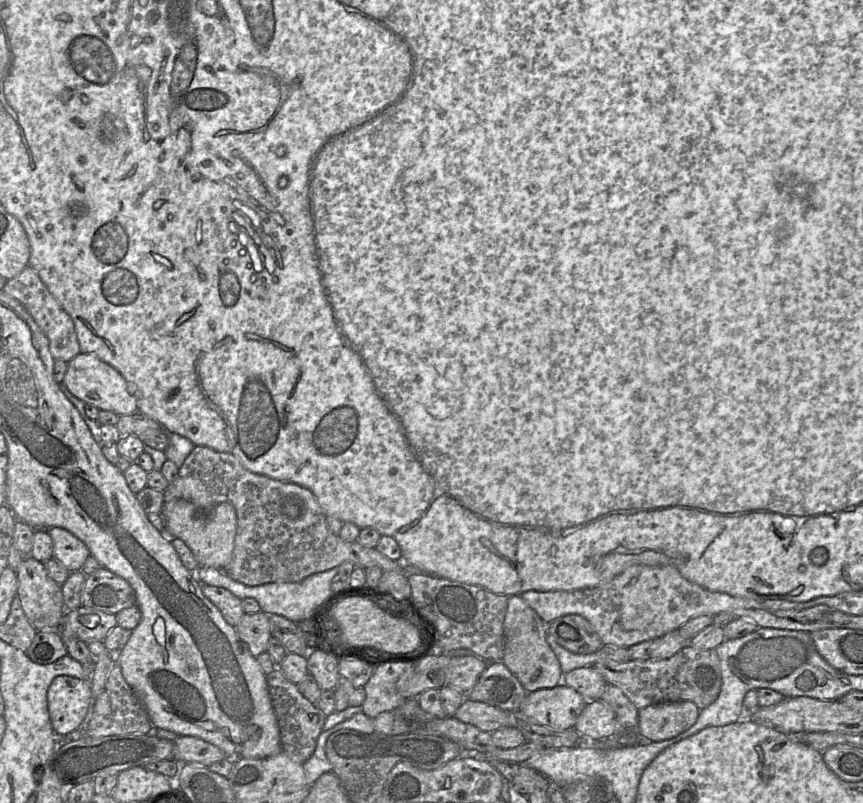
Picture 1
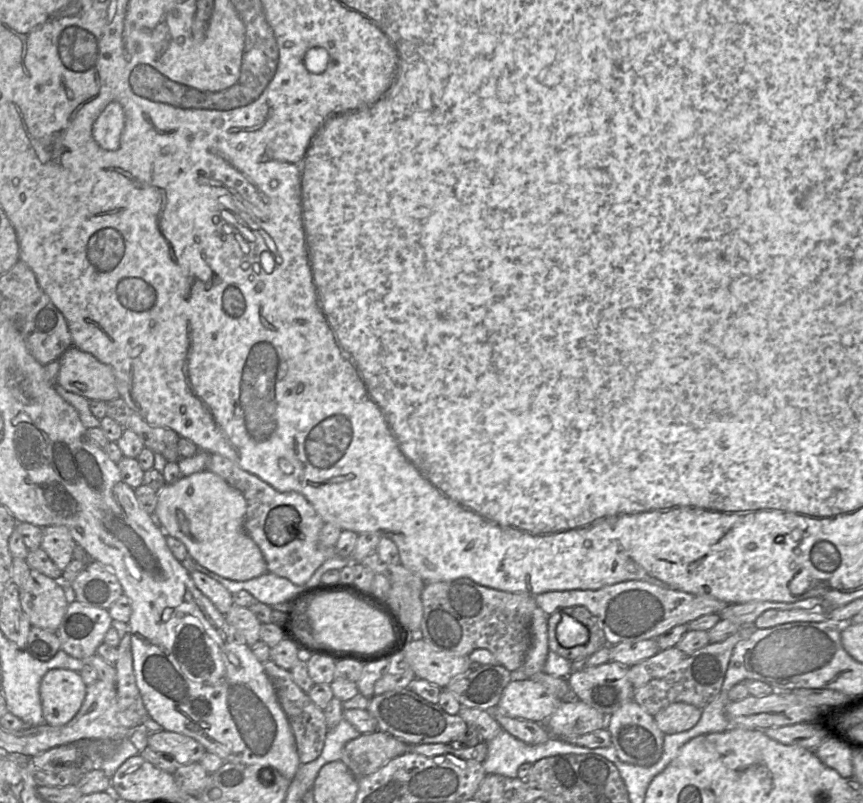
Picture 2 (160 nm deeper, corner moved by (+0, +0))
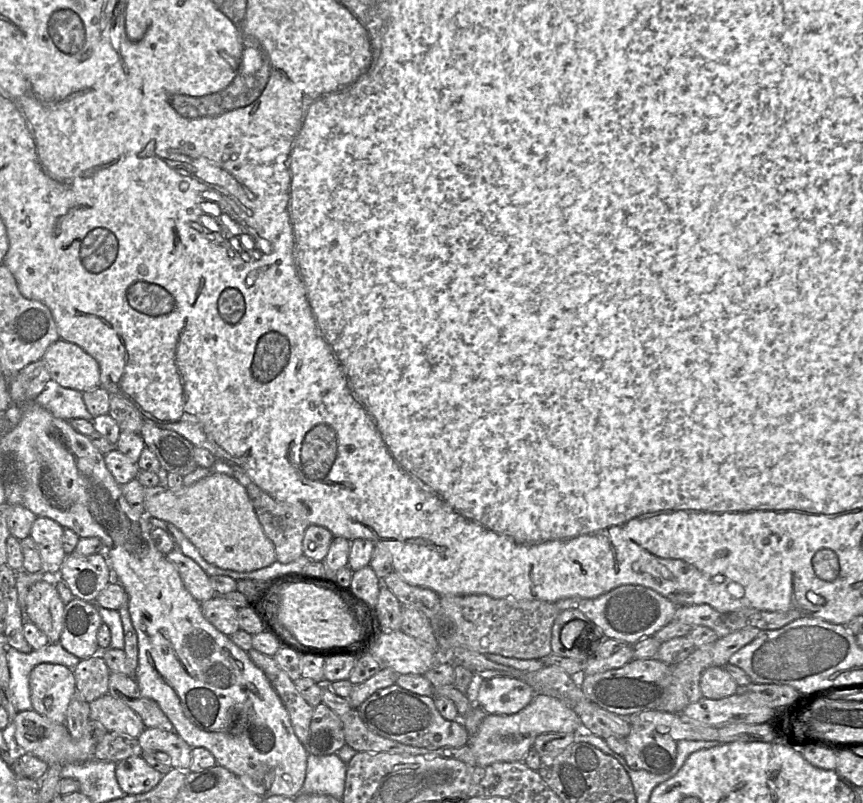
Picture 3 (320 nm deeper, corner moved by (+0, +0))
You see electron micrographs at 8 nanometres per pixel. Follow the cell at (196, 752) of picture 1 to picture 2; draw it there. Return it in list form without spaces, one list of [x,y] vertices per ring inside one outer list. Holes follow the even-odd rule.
[[[166,730],[149,733],[147,746],[155,752],[174,756],[179,765],[199,762],[206,752],[204,746],[195,739]]]

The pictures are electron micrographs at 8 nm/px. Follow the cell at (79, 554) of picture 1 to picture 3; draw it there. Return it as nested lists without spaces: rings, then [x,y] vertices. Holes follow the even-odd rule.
[[[36,517],[32,524],[30,537],[40,553],[41,571],[59,575],[61,565],[67,556],[63,549],[64,528],[47,517]]]

